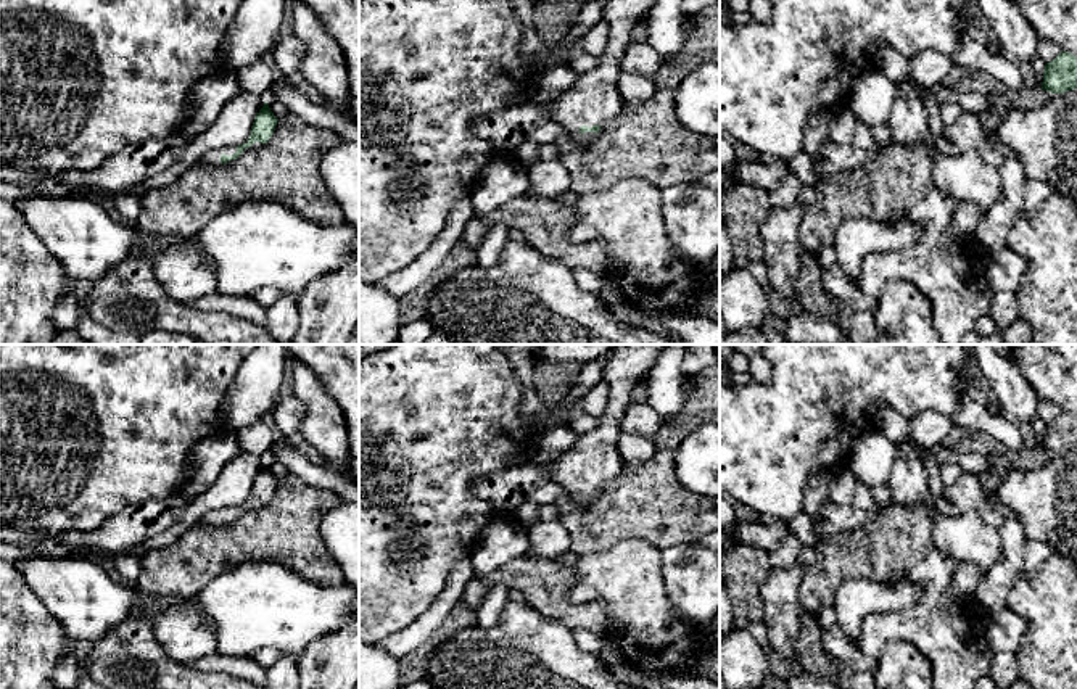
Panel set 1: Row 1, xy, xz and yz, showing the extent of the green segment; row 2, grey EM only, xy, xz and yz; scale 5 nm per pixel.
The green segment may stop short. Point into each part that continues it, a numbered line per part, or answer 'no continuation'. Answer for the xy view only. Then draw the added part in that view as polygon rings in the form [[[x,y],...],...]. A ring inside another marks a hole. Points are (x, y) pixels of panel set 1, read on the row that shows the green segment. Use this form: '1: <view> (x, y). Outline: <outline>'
1: xy (211, 158). Outline: [[[227,145],[224,148],[216,148],[208,151],[204,156],[201,156],[193,166],[203,164],[203,166],[222,166],[221,155],[232,156],[237,153],[238,145]]]

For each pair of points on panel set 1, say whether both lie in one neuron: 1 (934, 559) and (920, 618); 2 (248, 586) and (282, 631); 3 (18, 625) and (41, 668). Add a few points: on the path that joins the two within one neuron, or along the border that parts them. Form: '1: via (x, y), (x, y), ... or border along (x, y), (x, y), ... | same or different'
1: via (934, 573), (934, 604) | same
2: via (259, 598), (282, 620) | same
3: via (18, 636), (18, 646), (29, 657) | same

